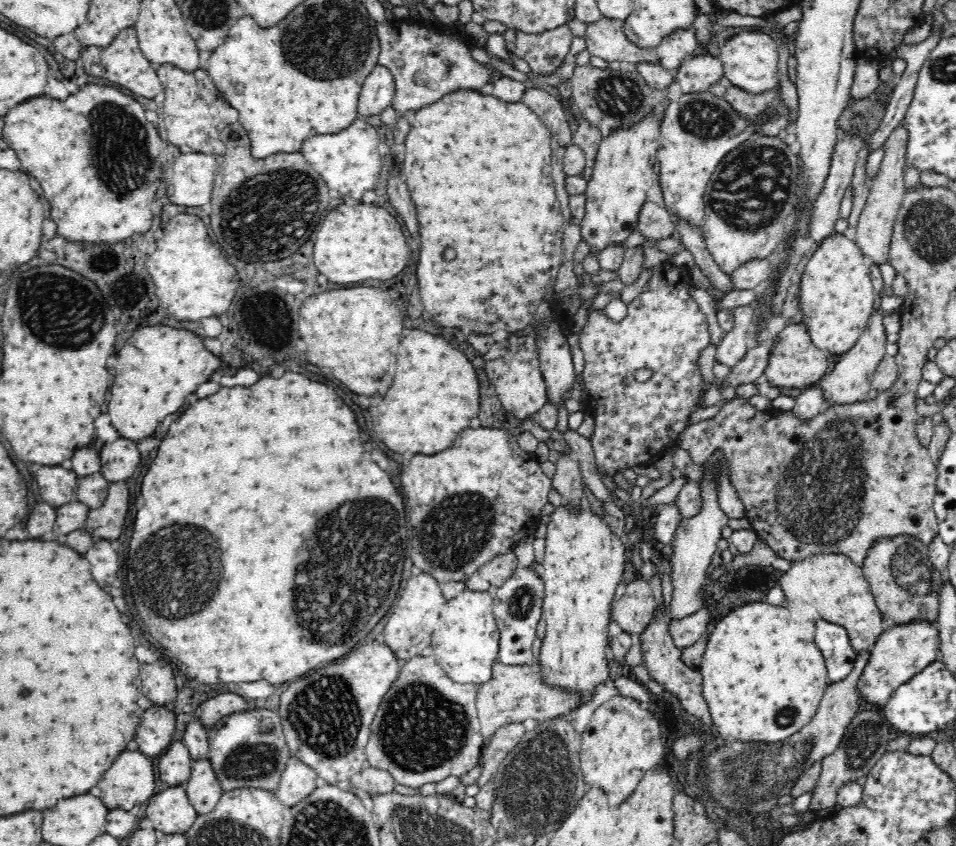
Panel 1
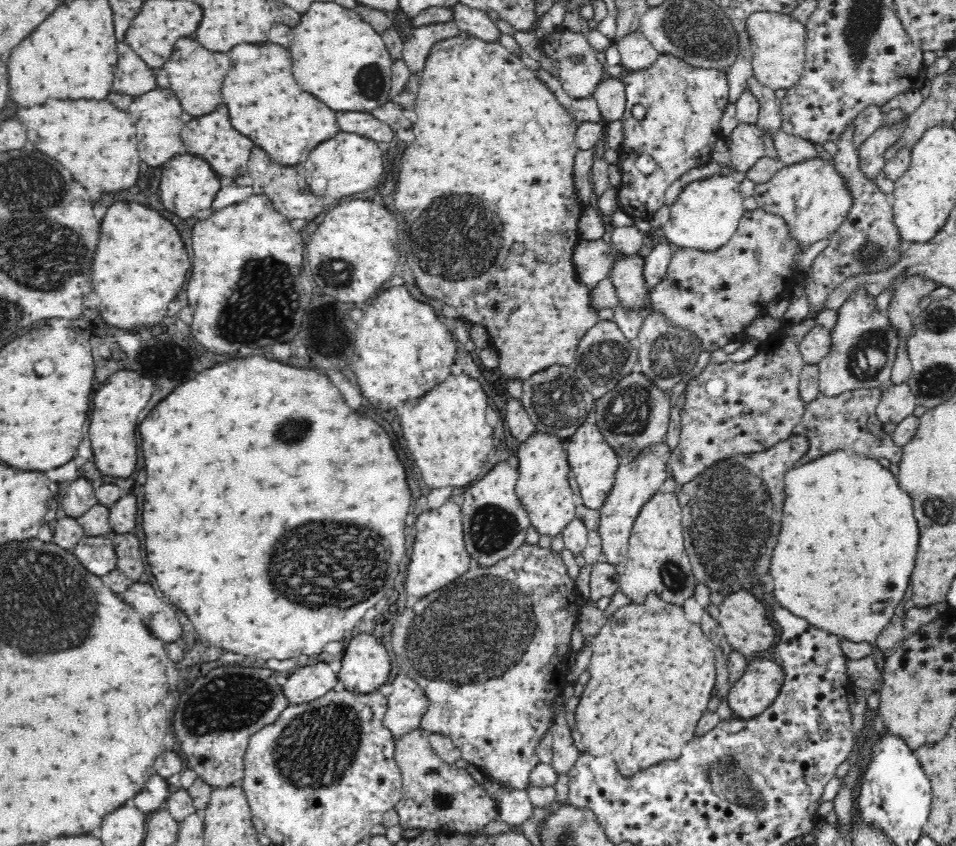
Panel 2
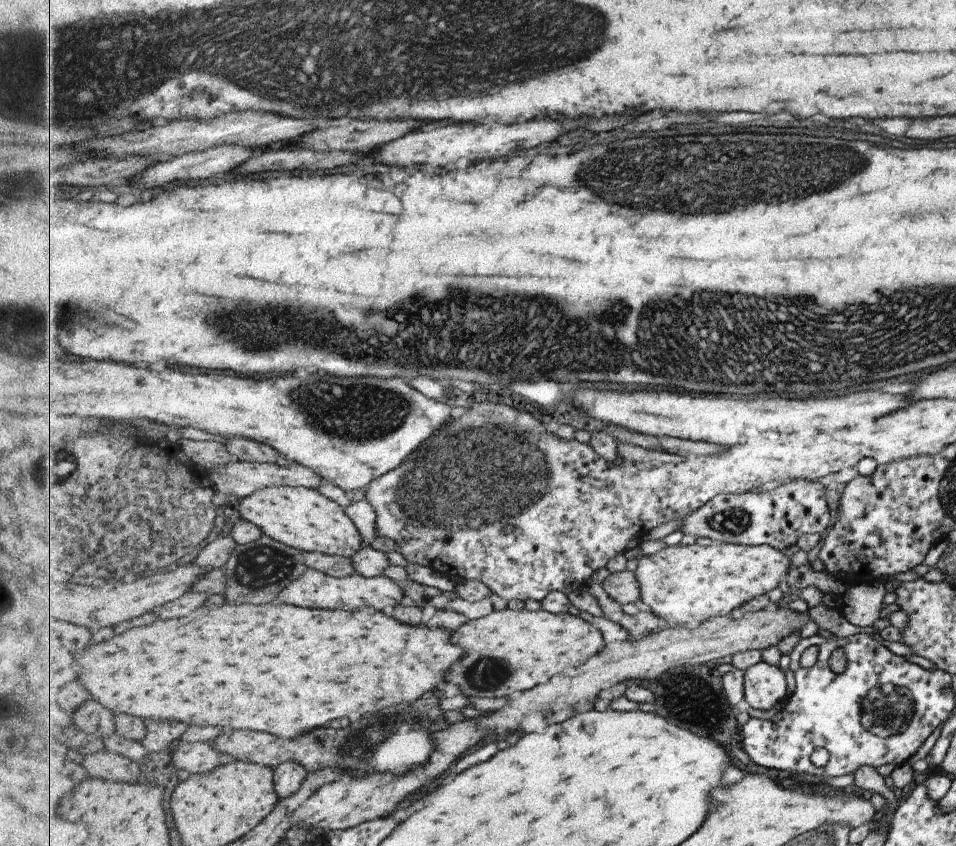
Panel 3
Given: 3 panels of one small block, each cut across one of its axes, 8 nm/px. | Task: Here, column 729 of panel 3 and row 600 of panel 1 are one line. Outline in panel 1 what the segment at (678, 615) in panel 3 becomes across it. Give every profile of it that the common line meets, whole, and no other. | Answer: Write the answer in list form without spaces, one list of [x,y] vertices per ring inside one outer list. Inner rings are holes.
[[[561,504],[553,510],[547,524],[545,536],[545,555],[543,571],[539,572],[544,580],[544,600],[541,617],[546,623],[546,636],[540,648],[540,677],[545,686],[560,689],[573,696],[575,703],[565,713],[575,711],[592,700],[594,688],[604,684],[608,674],[606,646],[612,644],[612,608],[616,600],[615,592],[619,582],[626,579],[628,547],[619,532],[610,529],[604,518],[589,509],[572,513],[568,505]]]

